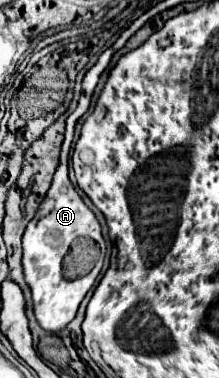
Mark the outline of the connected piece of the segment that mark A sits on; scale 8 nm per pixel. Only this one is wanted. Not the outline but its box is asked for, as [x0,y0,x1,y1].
[23,48,115,332]

